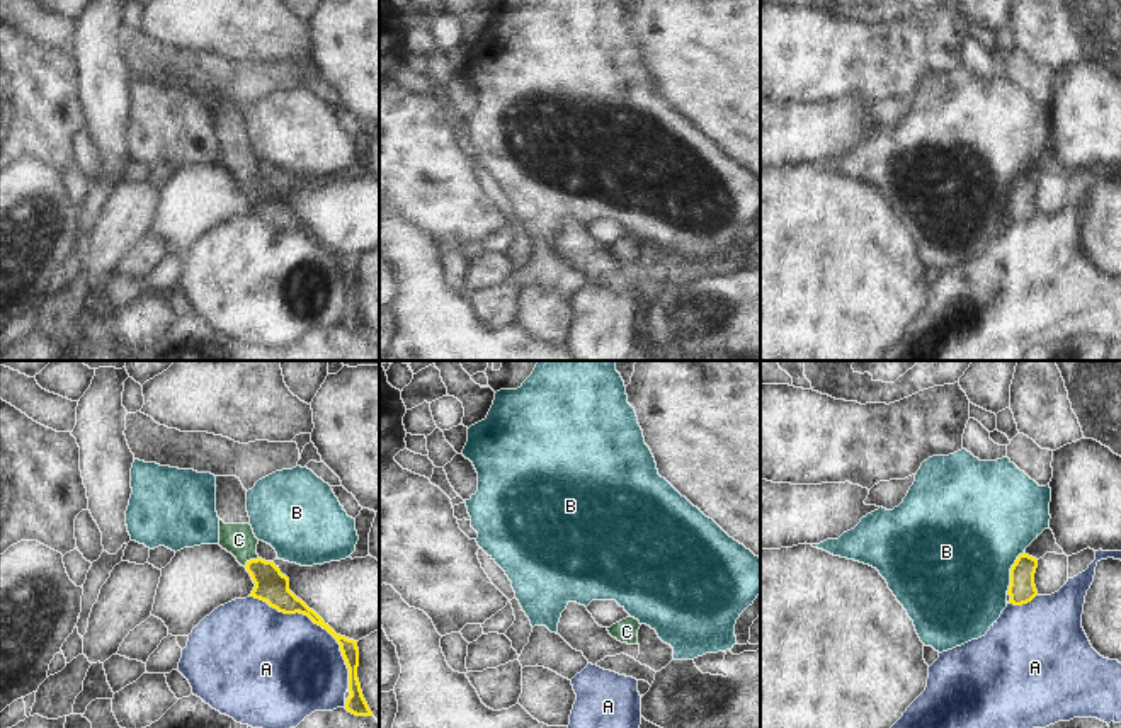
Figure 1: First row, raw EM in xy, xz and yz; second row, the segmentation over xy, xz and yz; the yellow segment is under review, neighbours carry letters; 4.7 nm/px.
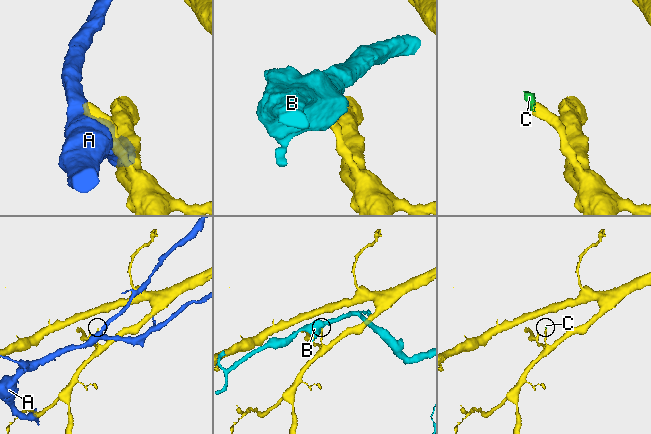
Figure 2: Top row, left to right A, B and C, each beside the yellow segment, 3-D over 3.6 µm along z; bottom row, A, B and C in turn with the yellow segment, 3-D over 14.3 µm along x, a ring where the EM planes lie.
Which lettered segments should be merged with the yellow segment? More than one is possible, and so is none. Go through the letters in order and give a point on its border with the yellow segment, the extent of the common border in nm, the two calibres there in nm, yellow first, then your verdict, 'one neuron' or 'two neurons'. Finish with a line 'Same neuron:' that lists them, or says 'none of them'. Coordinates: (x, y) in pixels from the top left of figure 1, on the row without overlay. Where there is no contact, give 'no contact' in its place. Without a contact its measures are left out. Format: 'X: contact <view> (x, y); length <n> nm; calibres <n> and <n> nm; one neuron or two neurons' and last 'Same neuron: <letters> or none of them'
A: contact xy (317, 242); length 650 nm; calibres 130 and 480 nm; two neurons
B: contact yz (1011, 191); length 220 nm; calibres 120 and 500 nm; two neurons
C: contact xy (250, 179); length 80 nm; calibres 160 and 150 nm; one neuron
Same neuron: C

